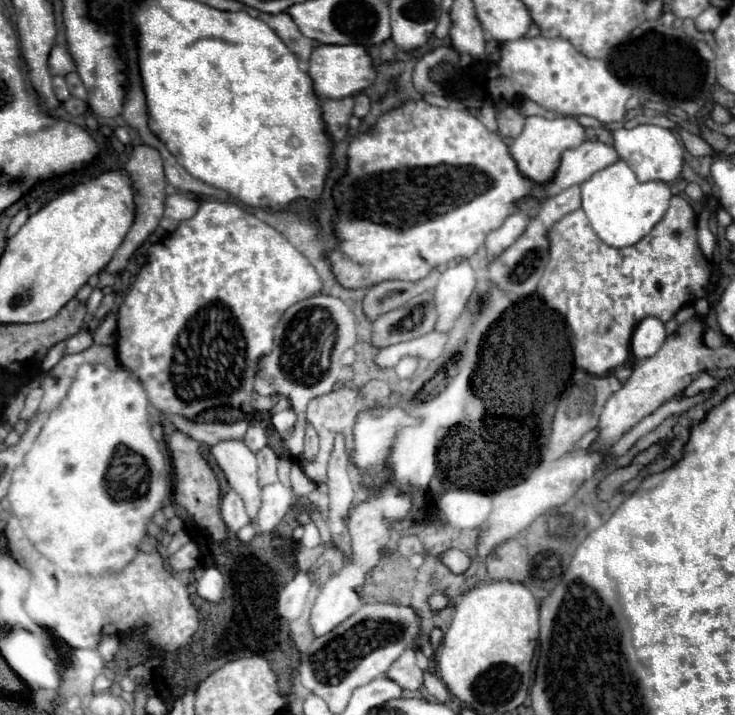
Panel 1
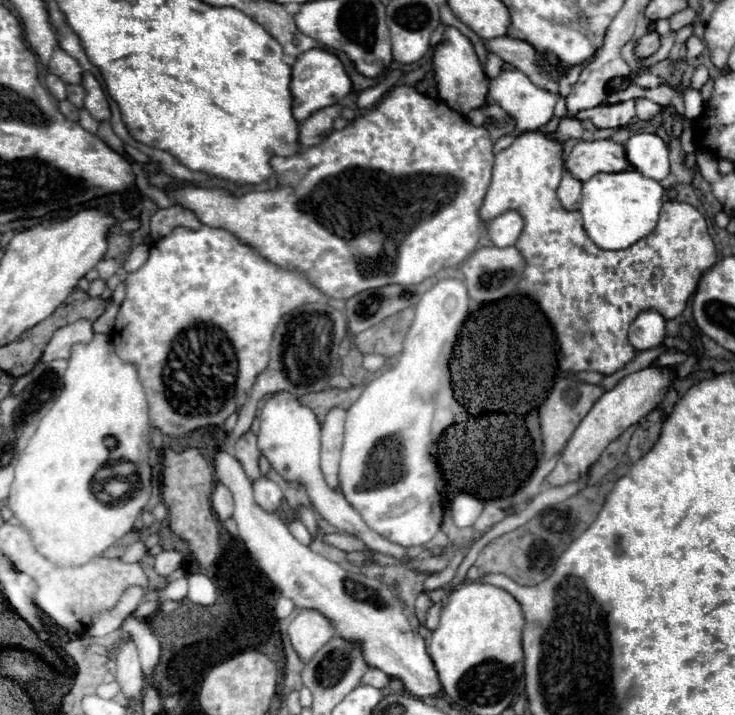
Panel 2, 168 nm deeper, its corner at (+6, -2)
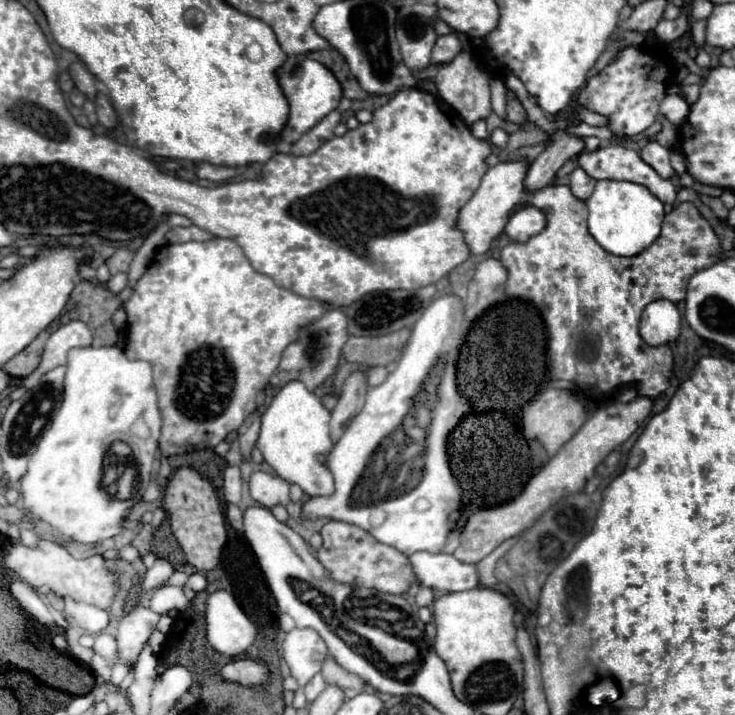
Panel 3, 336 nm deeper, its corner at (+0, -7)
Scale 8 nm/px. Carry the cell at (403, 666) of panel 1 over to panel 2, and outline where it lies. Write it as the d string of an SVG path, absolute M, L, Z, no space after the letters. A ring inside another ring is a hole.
M369 668L365 674L363 674L363 680L361 680L361 684L369 684L369 686L377 686L377 688L383 688L383 686L387 686L389 684L389 676L387 674L383 674L381 670L377 670L377 668Z

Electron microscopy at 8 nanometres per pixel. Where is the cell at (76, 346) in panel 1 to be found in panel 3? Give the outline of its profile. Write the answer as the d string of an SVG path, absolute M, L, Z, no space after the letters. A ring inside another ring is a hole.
M71 321L67 325L61 325L55 333L51 333L45 345L39 373L47 373L59 365L65 365L69 349L89 347L91 341L93 341L93 335L83 321Z

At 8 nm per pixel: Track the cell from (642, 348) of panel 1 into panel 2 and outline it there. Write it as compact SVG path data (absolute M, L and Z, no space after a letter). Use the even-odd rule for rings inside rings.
M643 310L629 328L629 342L641 352L657 348L665 338L665 318L657 310Z

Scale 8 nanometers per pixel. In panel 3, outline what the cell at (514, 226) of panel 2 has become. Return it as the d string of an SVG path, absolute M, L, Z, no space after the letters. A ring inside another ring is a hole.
M523 207L521 211L513 213L505 225L505 235L509 241L523 243L529 237L537 235L545 227L545 215L535 207Z

